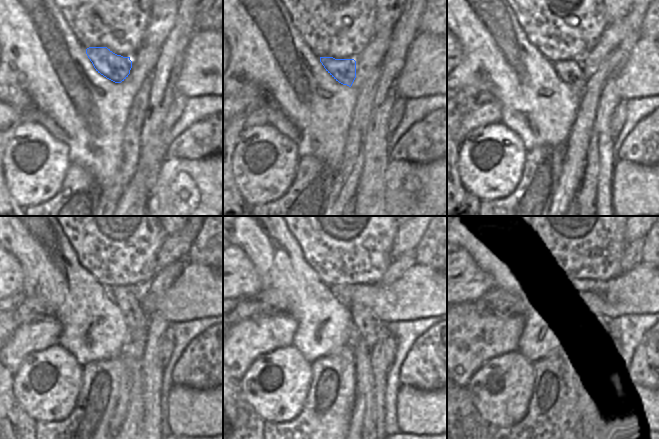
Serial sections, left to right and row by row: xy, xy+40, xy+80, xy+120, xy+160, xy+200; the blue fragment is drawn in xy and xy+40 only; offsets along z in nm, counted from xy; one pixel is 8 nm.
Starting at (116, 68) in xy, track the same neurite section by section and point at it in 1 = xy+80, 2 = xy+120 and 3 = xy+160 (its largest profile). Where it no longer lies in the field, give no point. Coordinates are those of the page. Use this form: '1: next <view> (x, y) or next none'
1: next xy+80 (570, 71)
2: next xy+120 (136, 318)
3: next xy+160 (366, 324)

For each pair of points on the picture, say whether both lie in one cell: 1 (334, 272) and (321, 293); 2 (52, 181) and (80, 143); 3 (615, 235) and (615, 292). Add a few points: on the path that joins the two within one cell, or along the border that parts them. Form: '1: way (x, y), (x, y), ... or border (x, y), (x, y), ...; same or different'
1: border (311, 267), (317, 276), (329, 287); different
2: border (56, 138), (67, 146), (67, 157), (70, 164); different
3: border (622, 273), (606, 280), (594, 280), (592, 282); different

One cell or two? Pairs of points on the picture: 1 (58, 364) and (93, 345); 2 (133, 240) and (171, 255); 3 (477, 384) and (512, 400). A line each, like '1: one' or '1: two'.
1: two
2: two
3: one

